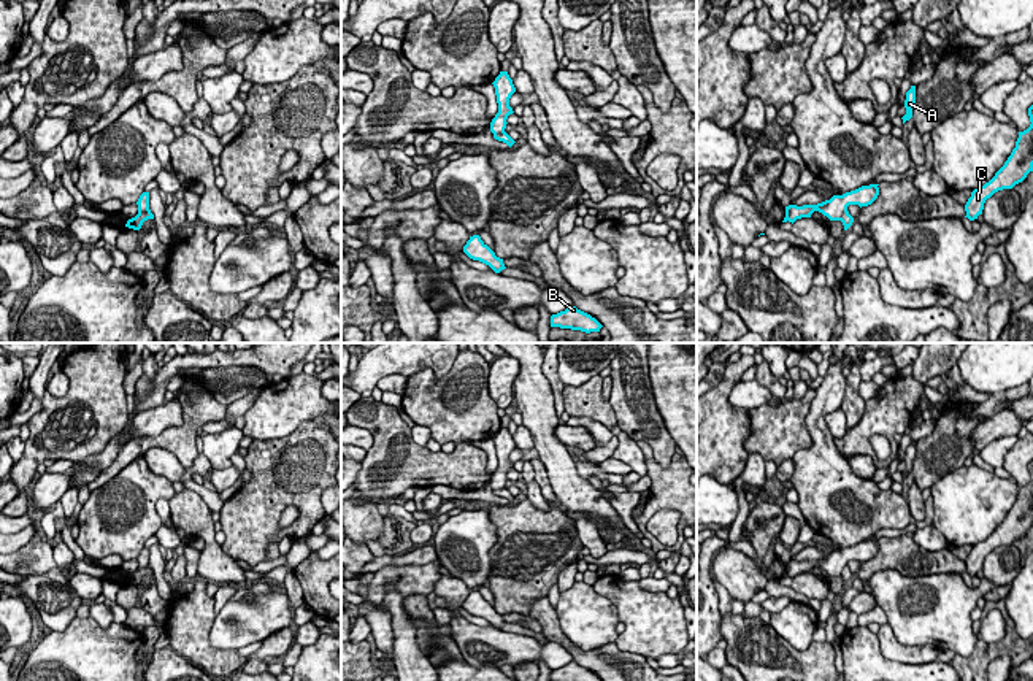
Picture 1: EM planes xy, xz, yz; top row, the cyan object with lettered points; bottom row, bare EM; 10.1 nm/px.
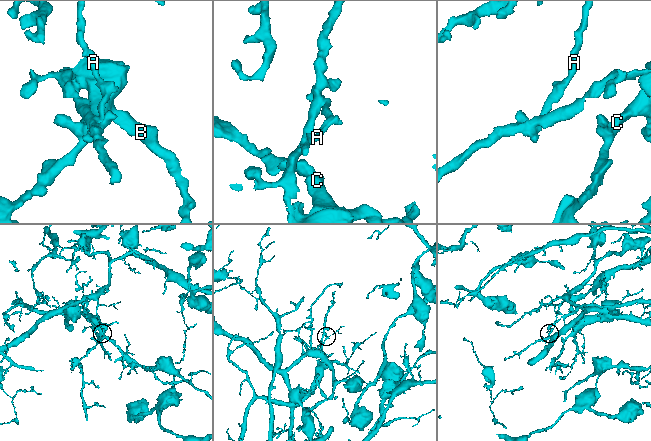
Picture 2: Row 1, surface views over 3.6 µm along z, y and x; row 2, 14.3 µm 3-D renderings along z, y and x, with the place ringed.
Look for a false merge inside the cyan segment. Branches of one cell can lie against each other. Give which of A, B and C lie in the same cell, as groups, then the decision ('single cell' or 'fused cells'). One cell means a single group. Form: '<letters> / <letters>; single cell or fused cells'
A / B C; fused cells

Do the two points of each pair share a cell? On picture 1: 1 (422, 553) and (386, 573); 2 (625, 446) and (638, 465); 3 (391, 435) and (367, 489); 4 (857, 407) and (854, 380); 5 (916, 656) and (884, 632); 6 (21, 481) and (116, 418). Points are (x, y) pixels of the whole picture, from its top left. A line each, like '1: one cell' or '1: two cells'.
1: two cells
2: one cell
3: one cell
4: one cell
5: one cell
6: one cell

